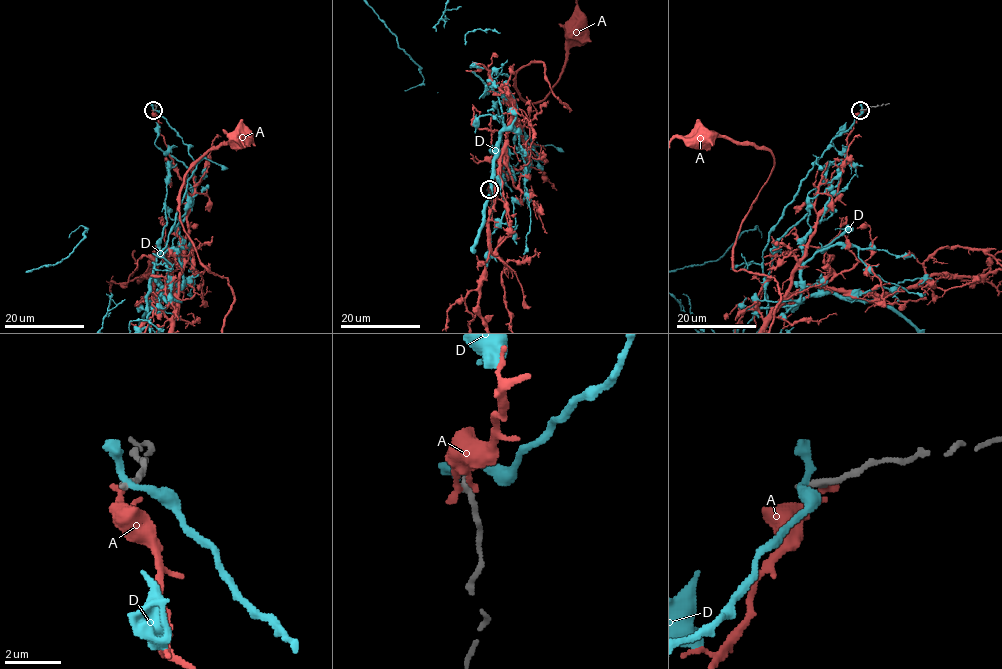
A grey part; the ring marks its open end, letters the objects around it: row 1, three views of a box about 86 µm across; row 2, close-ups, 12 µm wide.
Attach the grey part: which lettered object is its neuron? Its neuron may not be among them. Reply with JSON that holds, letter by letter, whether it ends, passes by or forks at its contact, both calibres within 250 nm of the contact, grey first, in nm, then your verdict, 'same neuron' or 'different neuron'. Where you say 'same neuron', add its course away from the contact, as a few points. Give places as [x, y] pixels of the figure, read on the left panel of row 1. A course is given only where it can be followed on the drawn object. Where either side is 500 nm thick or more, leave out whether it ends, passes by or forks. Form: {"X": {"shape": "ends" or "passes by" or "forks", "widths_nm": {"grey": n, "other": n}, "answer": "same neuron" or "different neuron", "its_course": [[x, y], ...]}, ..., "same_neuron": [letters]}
{"A": {"shape": "ends", "widths_nm": {"grey": 340, "other": 260}, "answer": "different neuron"}, "D": {"shape": "passes by", "widths_nm": {"grey": 300, "other": 240}, "answer": "different neuron"}, "same_neuron": []}

